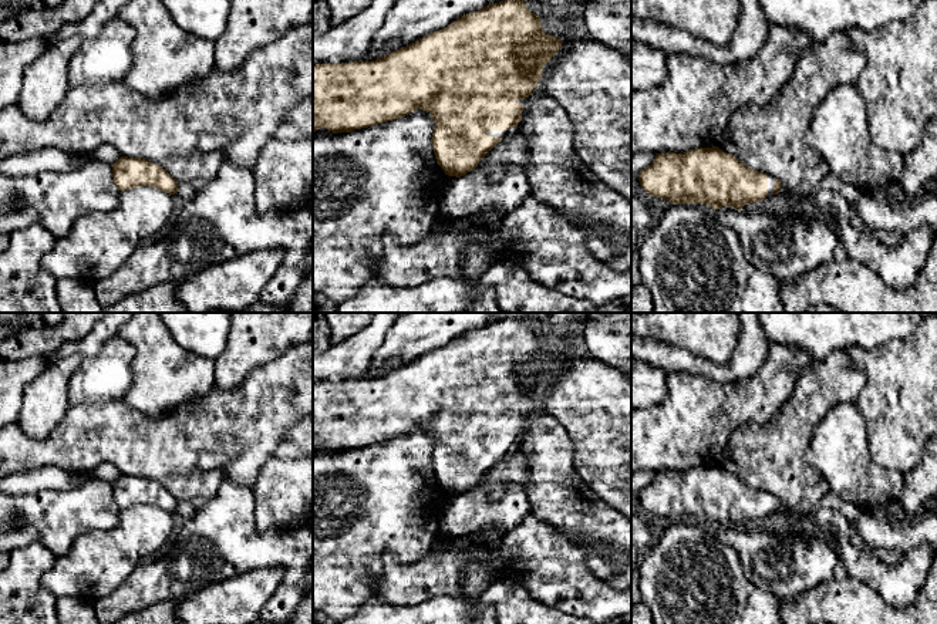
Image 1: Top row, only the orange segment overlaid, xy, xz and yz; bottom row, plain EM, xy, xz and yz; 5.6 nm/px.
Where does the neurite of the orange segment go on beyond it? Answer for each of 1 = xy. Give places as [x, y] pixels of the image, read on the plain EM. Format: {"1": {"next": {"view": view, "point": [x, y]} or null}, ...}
{"1": {"next": null}}

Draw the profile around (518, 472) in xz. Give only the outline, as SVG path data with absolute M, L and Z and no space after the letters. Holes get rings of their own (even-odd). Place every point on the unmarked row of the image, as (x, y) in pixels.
M516 445L483 478L492 482L513 482L526 486L529 482L529 465L523 451Z

